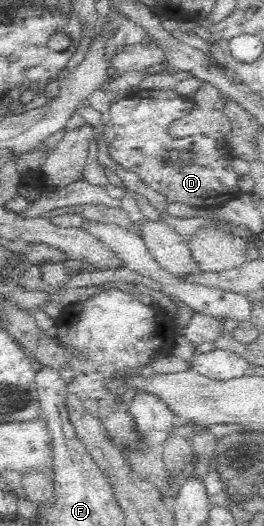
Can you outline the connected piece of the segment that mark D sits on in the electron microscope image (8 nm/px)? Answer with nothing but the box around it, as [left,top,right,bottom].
[110,88,243,209]

